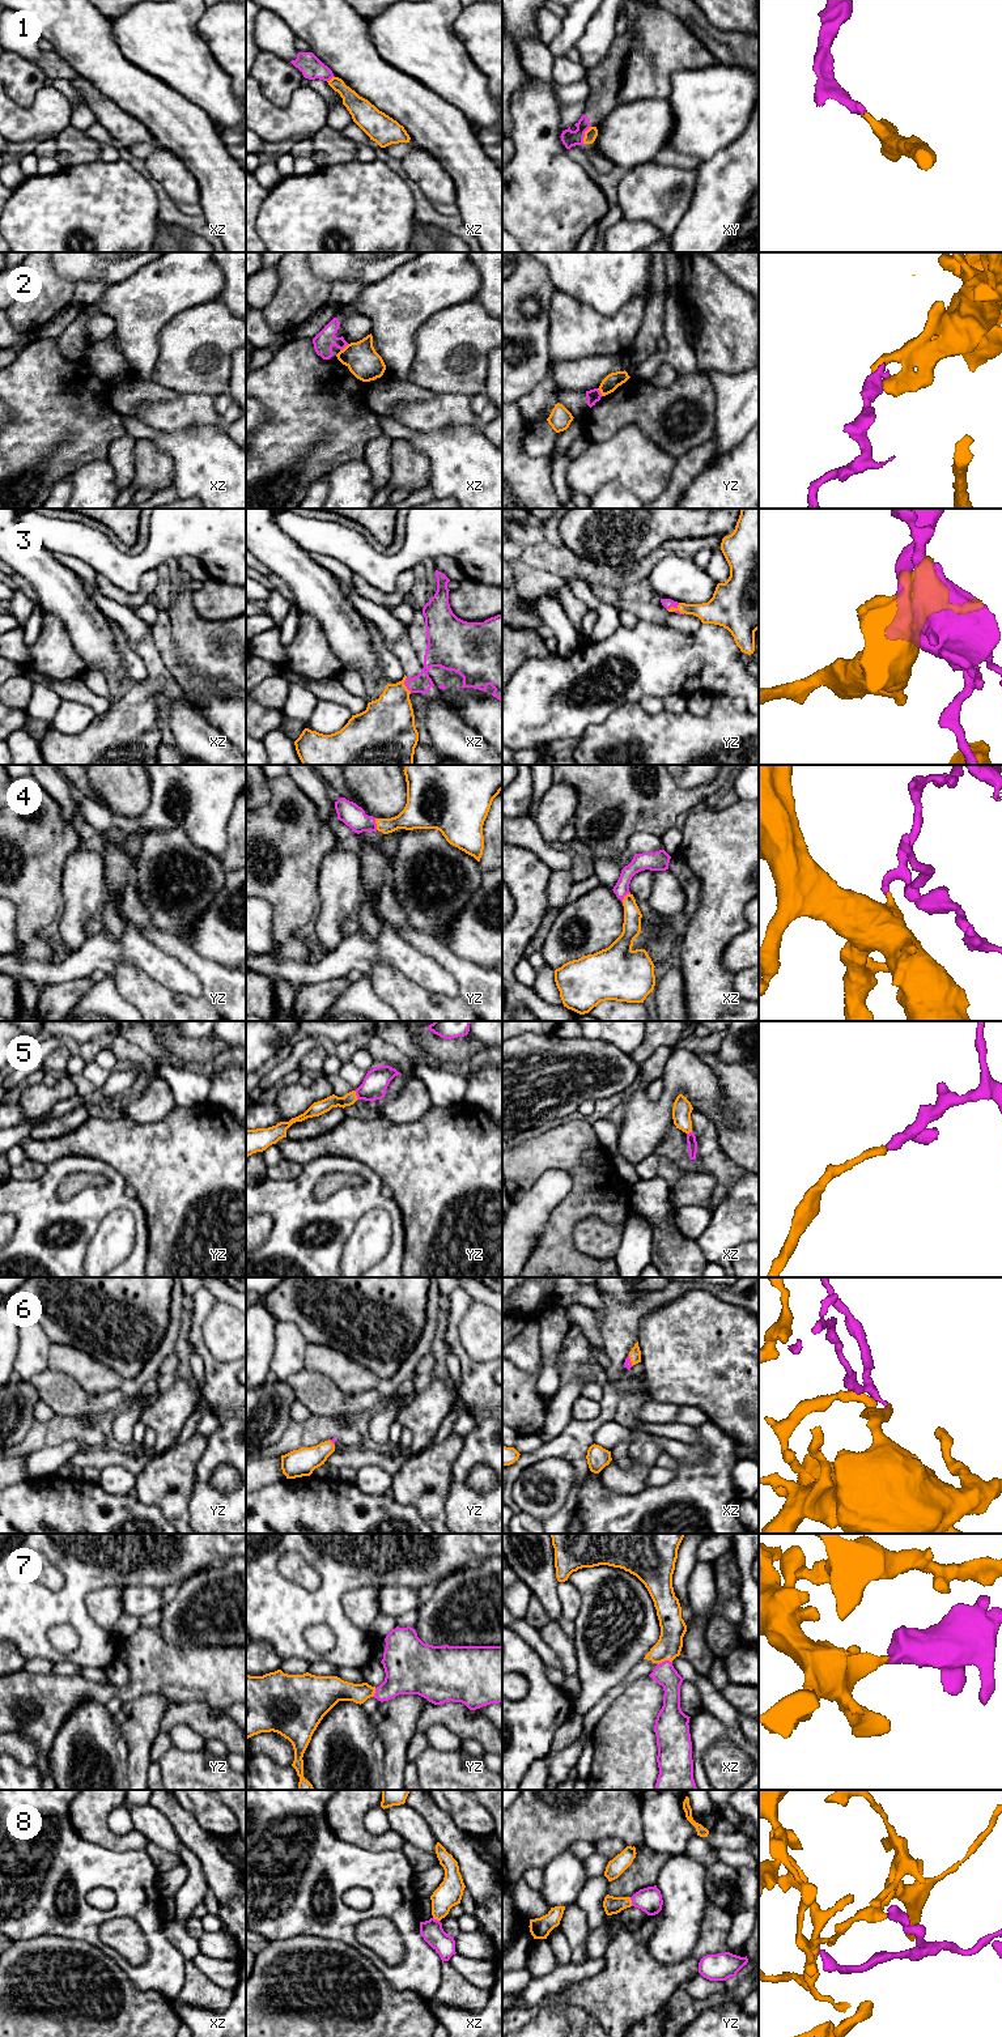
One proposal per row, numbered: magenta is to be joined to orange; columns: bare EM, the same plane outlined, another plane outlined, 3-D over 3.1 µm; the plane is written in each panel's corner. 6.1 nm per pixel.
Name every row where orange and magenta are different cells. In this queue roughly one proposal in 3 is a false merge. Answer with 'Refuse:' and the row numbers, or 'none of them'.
Refuse: 1, 2

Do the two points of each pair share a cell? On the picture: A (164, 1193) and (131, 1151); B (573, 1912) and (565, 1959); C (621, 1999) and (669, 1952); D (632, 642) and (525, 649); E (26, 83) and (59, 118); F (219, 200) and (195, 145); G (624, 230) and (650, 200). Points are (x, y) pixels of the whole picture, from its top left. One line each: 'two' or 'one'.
A: one
B: two
C: two
D: two
E: two
F: one
G: two

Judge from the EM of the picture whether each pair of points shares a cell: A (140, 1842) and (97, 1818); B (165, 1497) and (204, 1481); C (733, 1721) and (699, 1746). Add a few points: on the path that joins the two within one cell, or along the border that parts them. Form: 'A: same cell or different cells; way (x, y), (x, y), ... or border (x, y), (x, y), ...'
A: same cell; way (127, 1842), (114, 1842), (102, 1831)
B: different cells; border (202, 1455), (196, 1464), (196, 1480), (187, 1515)
C: different cells; border (704, 1710), (729, 1726), (739, 1729)

